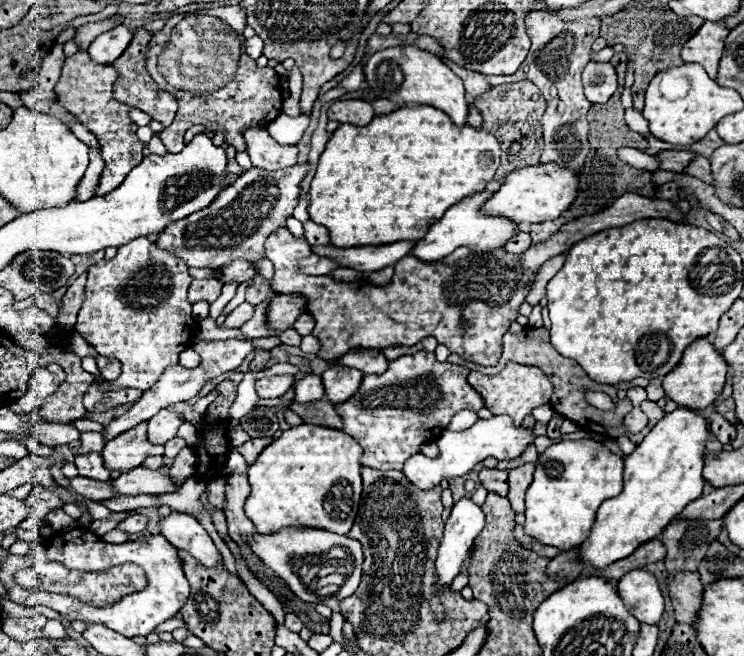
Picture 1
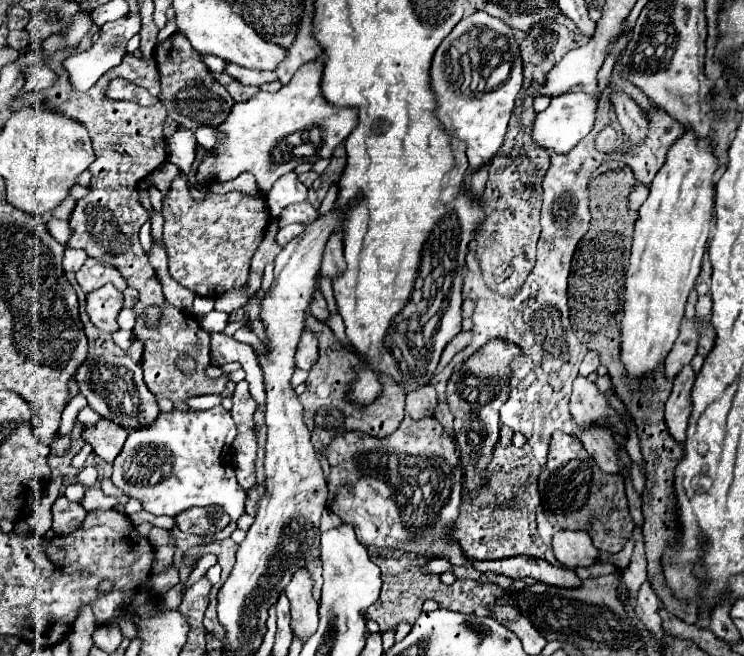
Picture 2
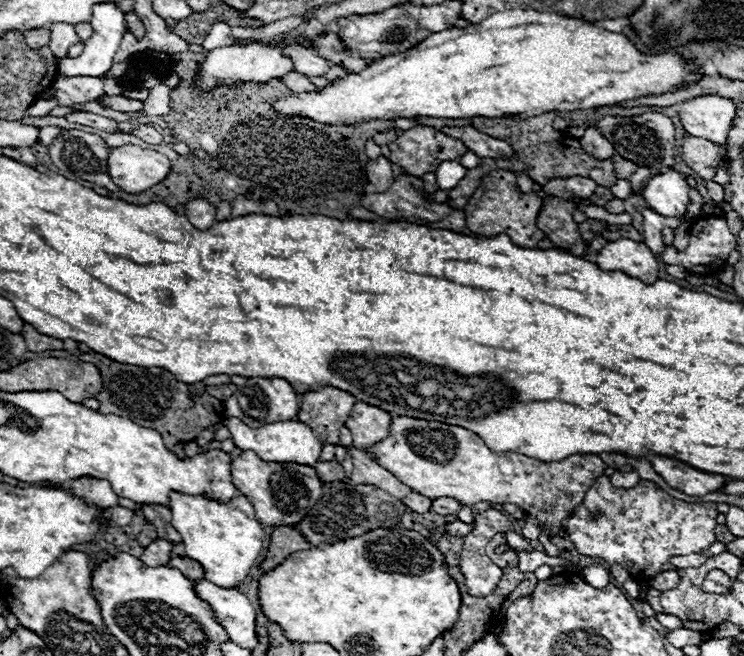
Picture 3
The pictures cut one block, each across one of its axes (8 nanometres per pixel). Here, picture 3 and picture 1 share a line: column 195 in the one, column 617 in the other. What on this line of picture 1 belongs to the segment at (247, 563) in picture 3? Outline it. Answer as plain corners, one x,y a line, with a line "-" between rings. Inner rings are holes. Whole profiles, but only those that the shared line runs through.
680,406
678,410
666,414
654,426
654,430
636,446
636,450
624,456
624,490
618,496
604,500
604,504
600,506
590,536
580,544
580,560
584,564
592,564
602,570
614,560
622,560
630,556
640,544
660,536
662,530
670,524
670,520
676,518
688,502
700,498
702,488
706,484
702,470
704,470
706,442
710,436
712,432
708,428
708,420
700,412

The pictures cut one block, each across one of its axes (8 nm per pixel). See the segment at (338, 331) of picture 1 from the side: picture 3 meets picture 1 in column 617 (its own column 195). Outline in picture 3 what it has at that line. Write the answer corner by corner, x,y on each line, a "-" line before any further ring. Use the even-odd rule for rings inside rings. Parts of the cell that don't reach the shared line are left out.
192,200
186,204
184,216
198,230
208,230
216,222
216,208
212,204
208,204
206,200

